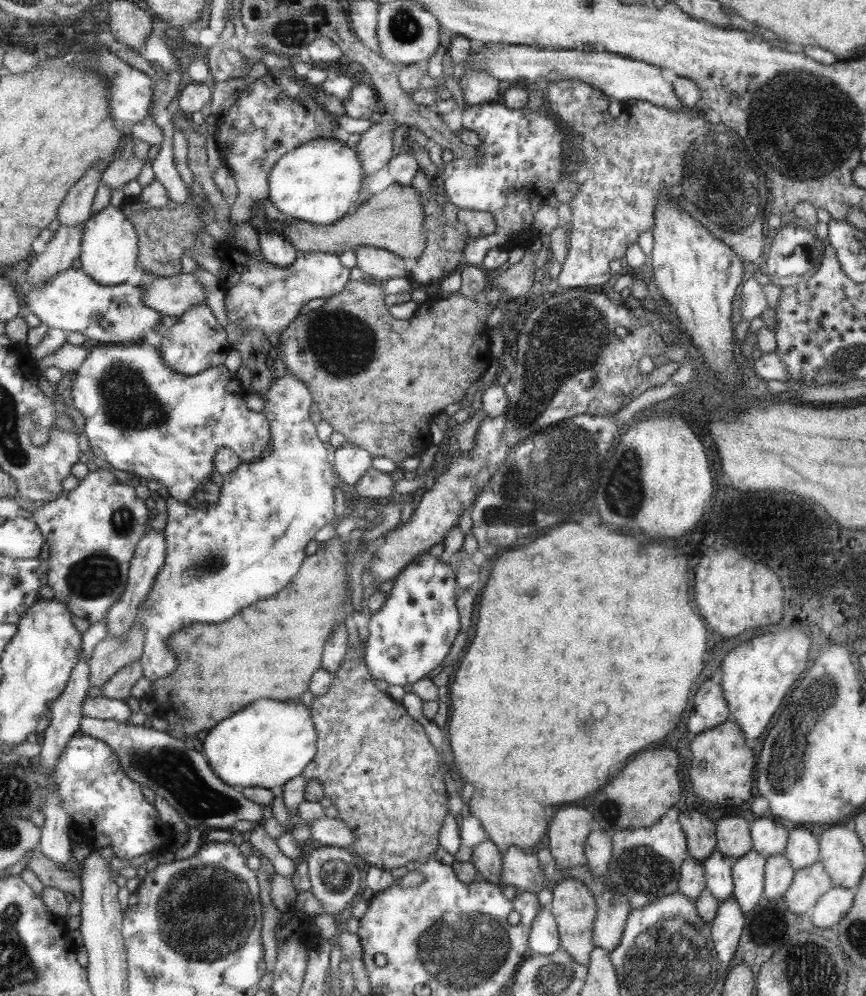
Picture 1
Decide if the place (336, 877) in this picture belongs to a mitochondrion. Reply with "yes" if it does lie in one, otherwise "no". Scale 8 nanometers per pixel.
yes

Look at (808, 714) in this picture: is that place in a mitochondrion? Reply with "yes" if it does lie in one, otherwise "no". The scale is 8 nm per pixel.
yes

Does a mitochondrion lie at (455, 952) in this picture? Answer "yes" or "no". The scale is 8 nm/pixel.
yes

